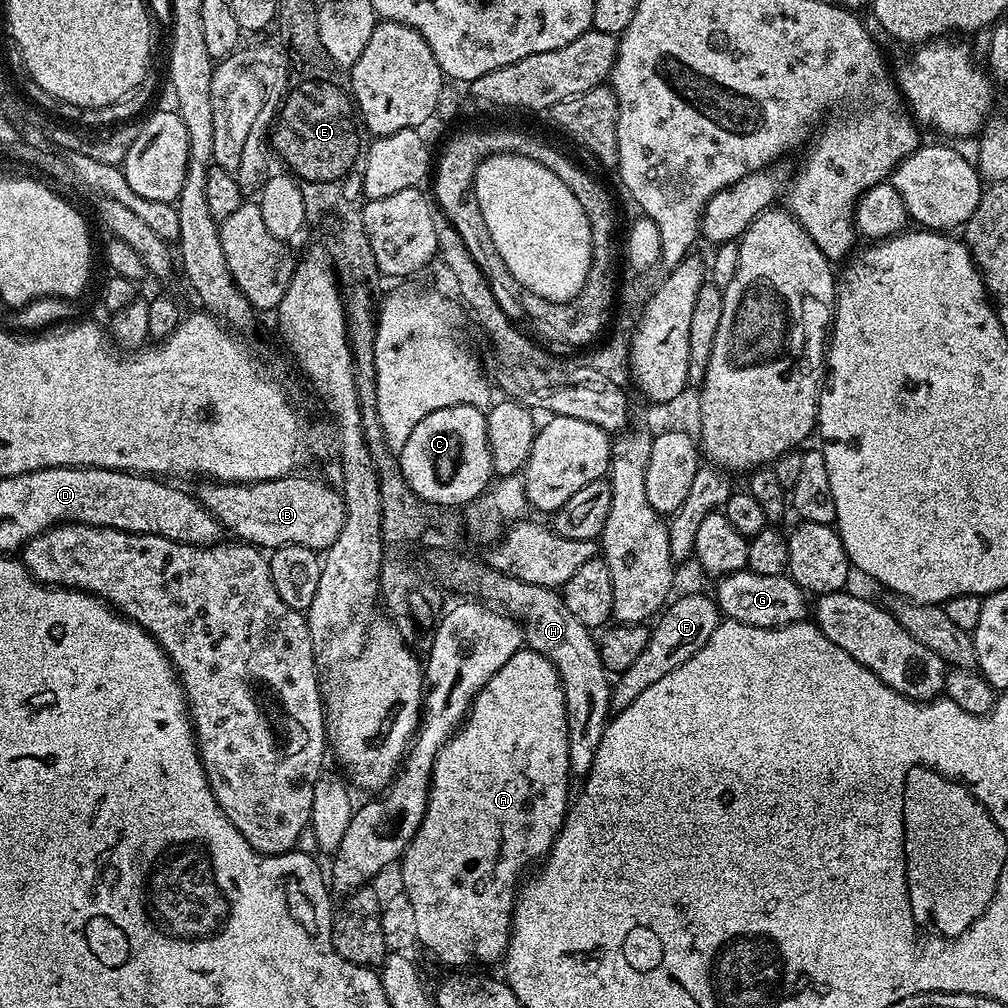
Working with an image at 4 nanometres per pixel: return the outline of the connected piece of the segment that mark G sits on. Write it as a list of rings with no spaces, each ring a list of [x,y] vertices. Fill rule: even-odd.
[[[744,569],[719,577],[715,584],[717,586],[714,599],[717,608],[729,620],[759,628],[775,628],[799,623],[807,617],[805,616],[807,593],[786,574],[762,575]]]

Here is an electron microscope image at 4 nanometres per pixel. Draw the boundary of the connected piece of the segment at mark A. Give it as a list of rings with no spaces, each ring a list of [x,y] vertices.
[[[521,650],[513,654],[510,662],[482,686],[482,690],[474,698],[472,709],[468,711],[468,719],[455,736],[448,739],[432,771],[432,787],[428,790],[426,814],[408,844],[402,859],[399,861],[400,880],[404,883],[404,892],[408,895],[408,904],[412,907],[412,928],[424,948],[429,948],[444,964],[452,966],[476,966],[472,964],[492,964],[501,959],[508,951],[508,937],[512,935],[512,910],[516,906],[520,875],[532,863],[543,861],[552,851],[552,843],[564,826],[564,817],[570,807],[568,796],[568,727],[566,726],[566,702],[562,682],[556,667],[542,654],[531,650]]]

